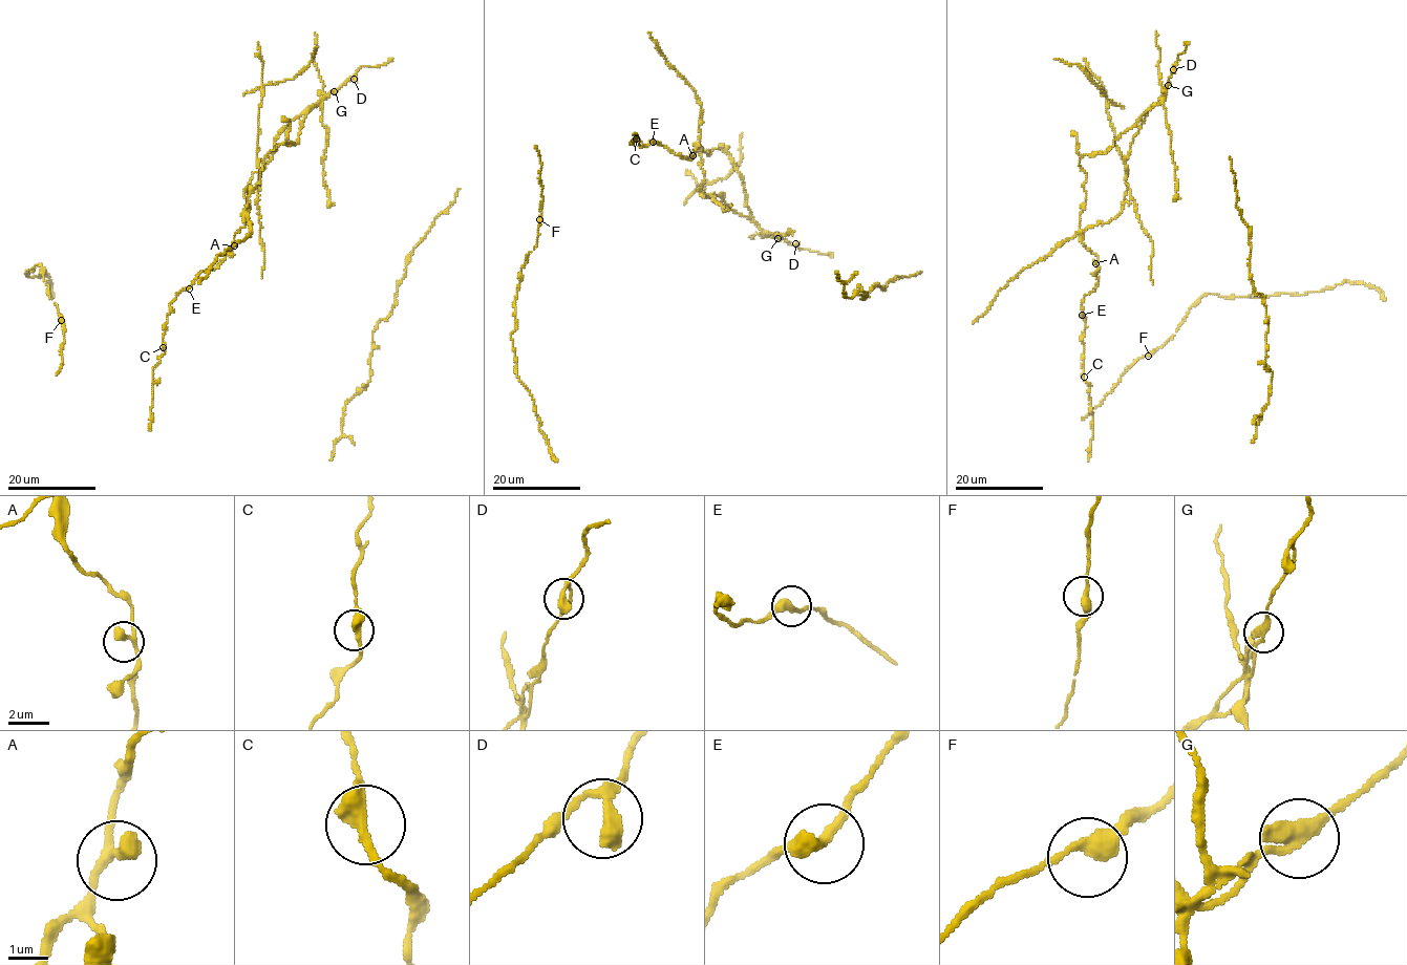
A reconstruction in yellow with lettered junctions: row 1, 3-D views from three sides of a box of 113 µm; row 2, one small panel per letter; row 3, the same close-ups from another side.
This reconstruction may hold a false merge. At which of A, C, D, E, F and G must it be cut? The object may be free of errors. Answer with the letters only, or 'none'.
G

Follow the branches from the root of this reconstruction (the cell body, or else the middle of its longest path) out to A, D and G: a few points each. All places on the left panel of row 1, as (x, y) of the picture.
A: (244, 214), (244, 226), (235, 233), (234, 245)
D: (244, 214), (248, 196), (259, 181), (263, 158), (280, 145), (294, 145), (299, 138), (305, 113), (354, 79)
G: (244, 214), (248, 196), (259, 181), (263, 158), (280, 145), (294, 145), (299, 138), (305, 113), (335, 91)

